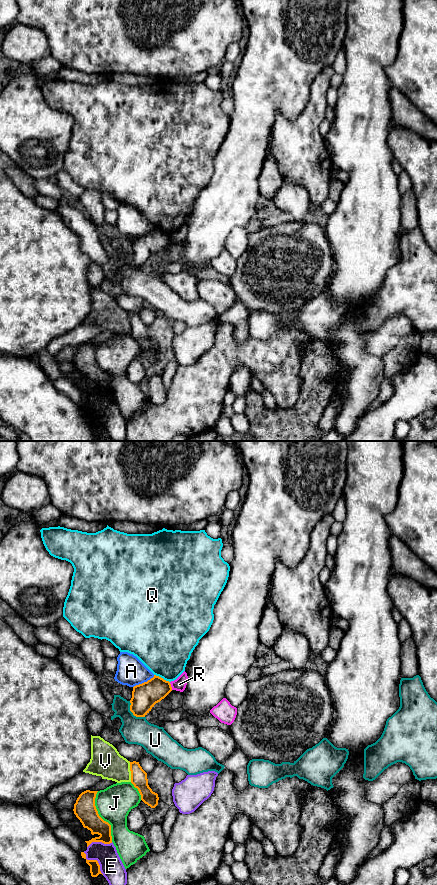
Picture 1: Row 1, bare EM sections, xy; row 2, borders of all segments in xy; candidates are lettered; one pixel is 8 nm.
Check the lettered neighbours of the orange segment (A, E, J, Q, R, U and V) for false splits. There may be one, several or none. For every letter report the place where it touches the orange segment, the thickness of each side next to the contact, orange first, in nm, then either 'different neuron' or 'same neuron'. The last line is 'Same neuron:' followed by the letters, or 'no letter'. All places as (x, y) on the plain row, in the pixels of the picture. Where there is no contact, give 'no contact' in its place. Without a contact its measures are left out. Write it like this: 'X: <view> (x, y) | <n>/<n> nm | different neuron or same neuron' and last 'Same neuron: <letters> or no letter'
A: xy (144, 234) | 200/220 nm | different neuron
E: xy (95, 412) | 80/190 nm | different neuron
J: xy (100, 369) | 180/280 nm | different neuron
Q: xy (162, 230) | 200/420 nm | different neuron
R: xy (170, 238) | 200/100 nm | different neuron
U: xy (132, 264) | 200/220 nm | different neuron
V: xy (130, 322) | 130/240 nm | different neuron
Same neuron: no letter

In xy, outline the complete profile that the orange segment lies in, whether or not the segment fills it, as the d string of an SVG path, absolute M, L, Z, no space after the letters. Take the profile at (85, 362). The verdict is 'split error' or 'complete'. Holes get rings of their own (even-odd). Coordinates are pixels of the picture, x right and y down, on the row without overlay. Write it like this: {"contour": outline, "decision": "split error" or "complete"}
{"contour": "M86 342L82 344L74 356L74 366L80 372L84 380L91 383L91 386L98 386L87 395L87 399L92 394L112 395L111 377L104 373L98 366L95 358L95 350L98 343Z", "decision": "complete"}

